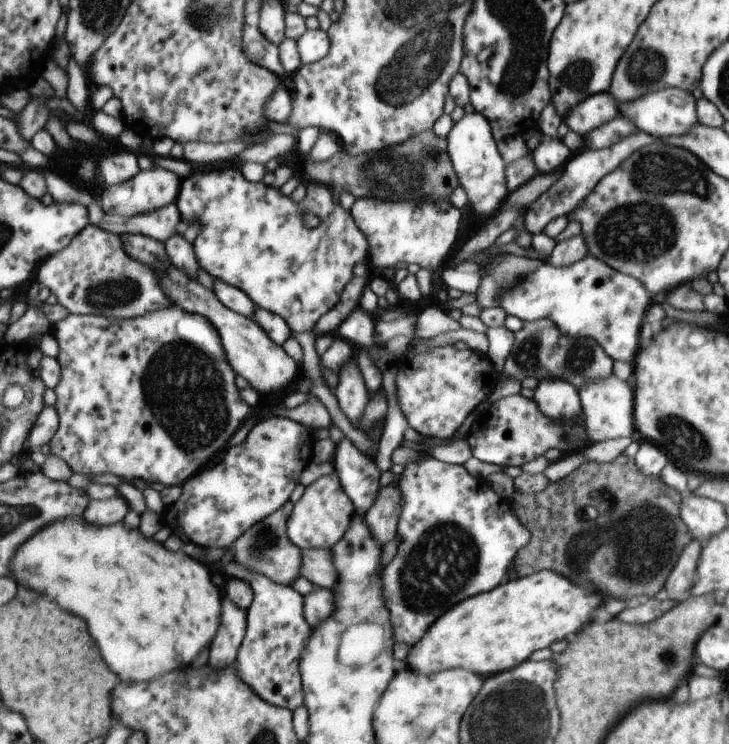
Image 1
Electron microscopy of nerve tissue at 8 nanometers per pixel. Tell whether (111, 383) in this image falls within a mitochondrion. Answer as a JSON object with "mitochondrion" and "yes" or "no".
{"mitochondrion":"no"}

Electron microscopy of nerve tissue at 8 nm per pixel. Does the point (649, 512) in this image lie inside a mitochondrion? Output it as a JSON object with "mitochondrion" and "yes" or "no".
{"mitochondrion":"yes"}

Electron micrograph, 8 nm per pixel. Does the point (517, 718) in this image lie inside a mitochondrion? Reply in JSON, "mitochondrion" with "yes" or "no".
{"mitochondrion":"yes"}

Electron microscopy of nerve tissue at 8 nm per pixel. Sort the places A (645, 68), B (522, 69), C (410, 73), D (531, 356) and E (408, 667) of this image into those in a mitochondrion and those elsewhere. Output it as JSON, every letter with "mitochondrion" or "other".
{"A":"mitochondrion","B":"mitochondrion","C":"mitochondrion","D":"mitochondrion","E":"other"}

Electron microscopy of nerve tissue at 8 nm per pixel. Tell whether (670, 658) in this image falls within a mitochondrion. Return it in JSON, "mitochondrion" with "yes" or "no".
{"mitochondrion":"yes"}

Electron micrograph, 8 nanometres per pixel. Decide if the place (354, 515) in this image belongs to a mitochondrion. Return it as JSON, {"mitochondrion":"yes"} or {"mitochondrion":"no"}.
{"mitochondrion":"no"}

